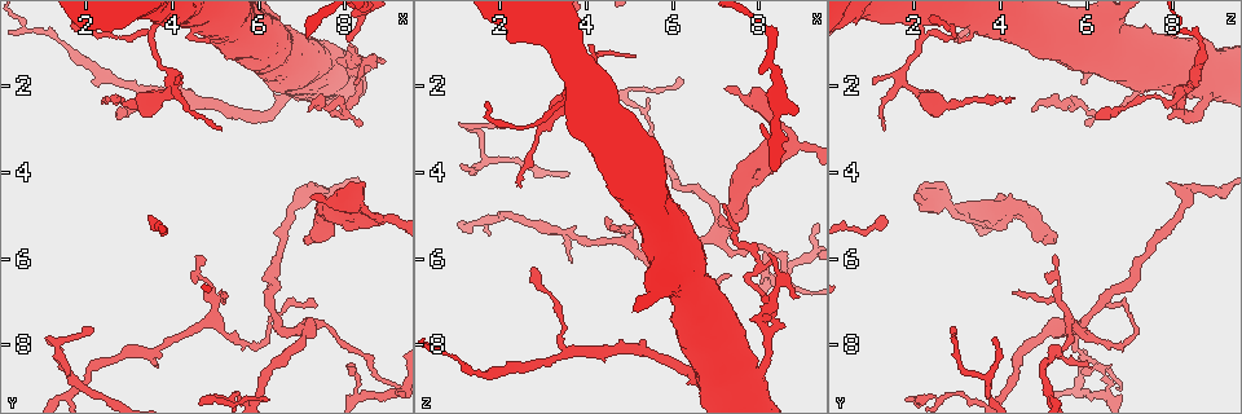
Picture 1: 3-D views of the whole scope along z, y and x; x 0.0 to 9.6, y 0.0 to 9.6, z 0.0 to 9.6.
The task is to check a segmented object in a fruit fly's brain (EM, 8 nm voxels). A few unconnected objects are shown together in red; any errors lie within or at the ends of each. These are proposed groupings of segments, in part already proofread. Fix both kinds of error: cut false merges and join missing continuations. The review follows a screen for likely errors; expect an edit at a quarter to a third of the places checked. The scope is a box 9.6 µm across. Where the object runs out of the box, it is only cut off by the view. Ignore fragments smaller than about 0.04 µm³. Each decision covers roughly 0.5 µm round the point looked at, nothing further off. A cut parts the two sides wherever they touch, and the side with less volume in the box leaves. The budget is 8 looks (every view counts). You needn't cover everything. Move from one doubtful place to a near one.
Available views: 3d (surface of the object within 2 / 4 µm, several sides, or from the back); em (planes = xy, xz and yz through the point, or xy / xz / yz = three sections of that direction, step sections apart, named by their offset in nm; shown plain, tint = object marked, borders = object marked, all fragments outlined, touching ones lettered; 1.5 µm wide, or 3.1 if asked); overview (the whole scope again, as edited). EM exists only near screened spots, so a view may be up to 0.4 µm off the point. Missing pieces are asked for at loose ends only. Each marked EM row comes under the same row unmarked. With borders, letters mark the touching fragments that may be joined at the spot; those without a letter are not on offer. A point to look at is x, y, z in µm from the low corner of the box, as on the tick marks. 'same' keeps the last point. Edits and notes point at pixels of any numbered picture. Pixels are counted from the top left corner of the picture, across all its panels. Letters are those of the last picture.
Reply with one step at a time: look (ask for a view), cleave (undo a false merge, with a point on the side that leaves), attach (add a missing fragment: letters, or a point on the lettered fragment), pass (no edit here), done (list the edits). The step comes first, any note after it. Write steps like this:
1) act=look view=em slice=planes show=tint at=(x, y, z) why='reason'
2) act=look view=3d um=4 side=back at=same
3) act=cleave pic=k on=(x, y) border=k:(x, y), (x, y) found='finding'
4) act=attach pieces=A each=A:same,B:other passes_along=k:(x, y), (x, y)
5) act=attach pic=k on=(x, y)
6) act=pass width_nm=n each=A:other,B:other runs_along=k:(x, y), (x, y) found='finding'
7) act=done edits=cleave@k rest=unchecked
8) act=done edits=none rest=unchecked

act=look view=em slice=planes show=borders at=(7.25, 4.50, 2.00) why='an open end'

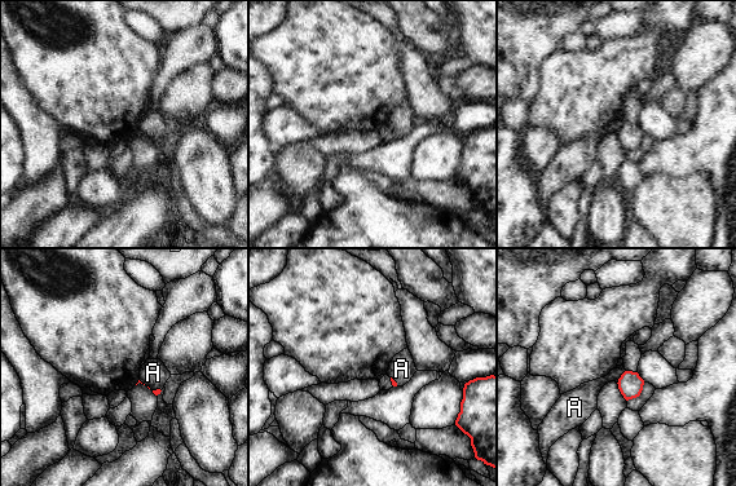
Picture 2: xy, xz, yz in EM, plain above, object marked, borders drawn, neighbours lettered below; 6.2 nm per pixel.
act=pass each=A:other border=2:(625, 370), (617, 383) found='no lettered fragment goes on from it'

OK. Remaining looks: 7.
act=look view=3d um=2 at=(2.35, 2.45, 4.20) why='free end'

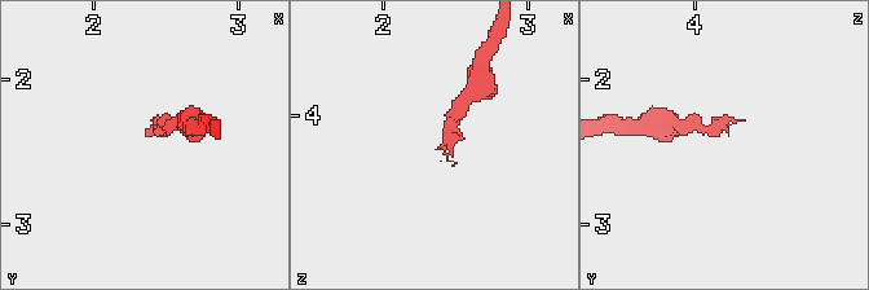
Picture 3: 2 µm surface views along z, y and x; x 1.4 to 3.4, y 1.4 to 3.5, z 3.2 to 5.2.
act=look view=em slice=xz step=8 show=borders at=(2.38, 2.38, 4.26)

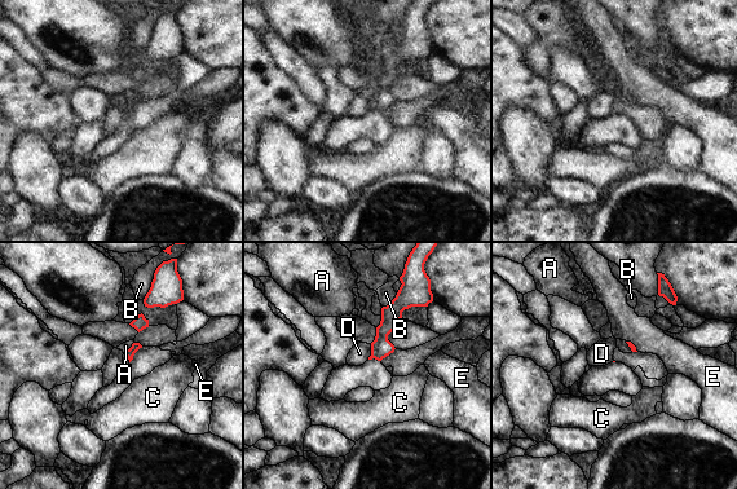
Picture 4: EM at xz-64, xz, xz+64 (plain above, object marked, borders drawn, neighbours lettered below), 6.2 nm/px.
act=pass each=A:other,B:other,C:other,D:other,E:other runs_along=4:(409, 302), (391, 316), (374, 355) found='no lettered fragment goes on from it'

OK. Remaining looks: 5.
act=look view=3d um=4 at=(8.20, 1.55, 7.70) why='branch point'

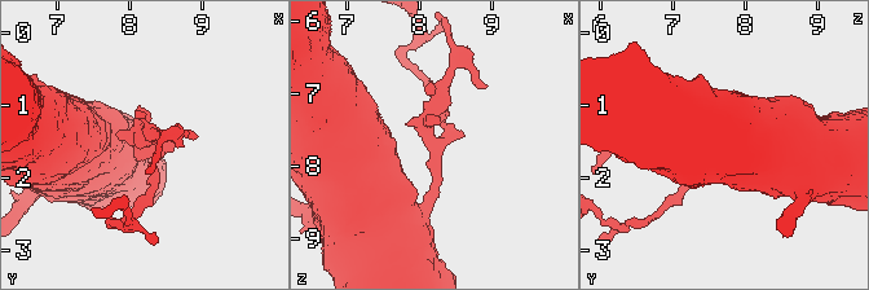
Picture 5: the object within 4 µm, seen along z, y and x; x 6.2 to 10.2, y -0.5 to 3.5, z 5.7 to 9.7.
act=look view=em slice=yz step=8 show=tint at=(8.20, 1.55, 7.70) arms=3 why='now the EM'

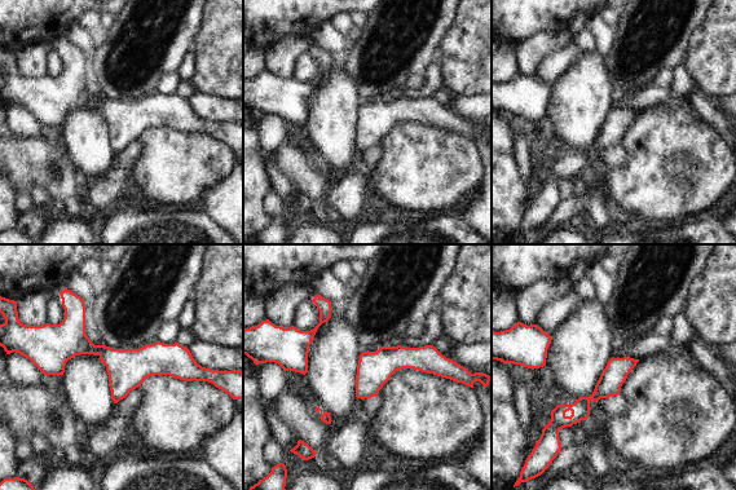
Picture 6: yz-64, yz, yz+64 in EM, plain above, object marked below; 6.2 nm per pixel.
act=look view=em slice=planes show=borders at=same

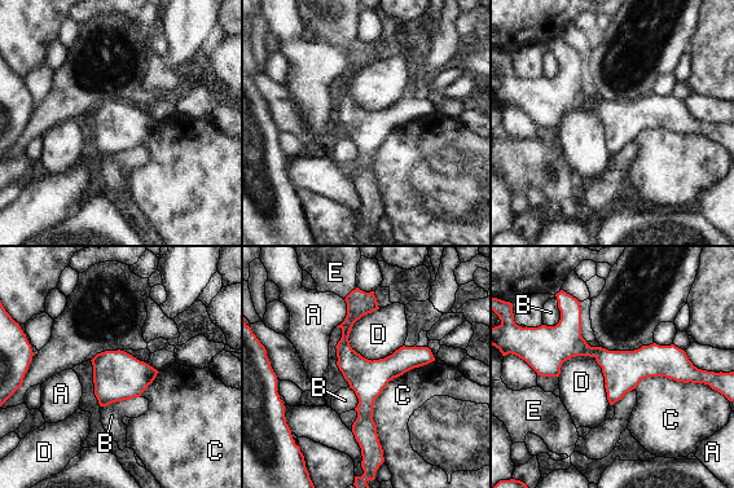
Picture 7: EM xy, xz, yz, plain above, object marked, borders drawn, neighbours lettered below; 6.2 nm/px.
act=pass each=A:other,B:other,C:other,D:other,E:other border=7:(140, 395), (101, 407) found='one neuron here'

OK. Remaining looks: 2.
act=look view=3d um=4 at=(7.30, 7.05, 6.35) why='an open end'

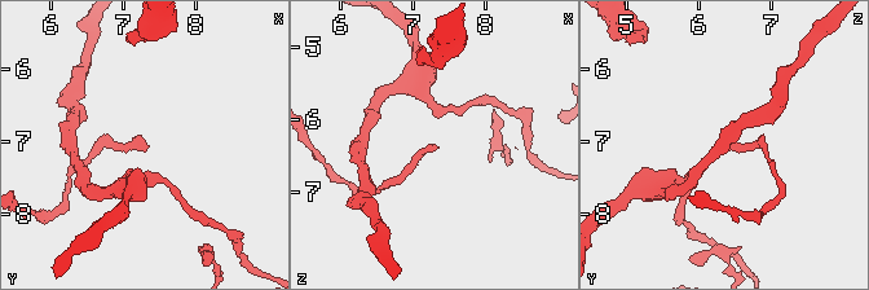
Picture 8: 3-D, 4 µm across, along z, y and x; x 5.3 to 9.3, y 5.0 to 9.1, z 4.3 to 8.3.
act=look view=em slice=planes show=borders at=(7.40, 7.10, 6.35) why='need the tissue'

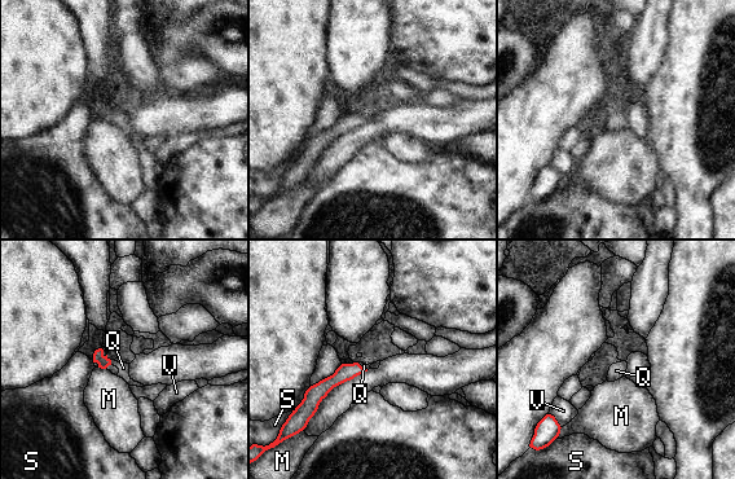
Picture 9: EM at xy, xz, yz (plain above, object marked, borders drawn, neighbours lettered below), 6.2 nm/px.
act=attach pic=9 on=(123, 368) width_nm=90 longest_contact=S:240nm each=M:other,Q:same,S:other,V:other found='it goes on there'

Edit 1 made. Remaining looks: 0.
act=done edits=attach@9 rest=unchecked

